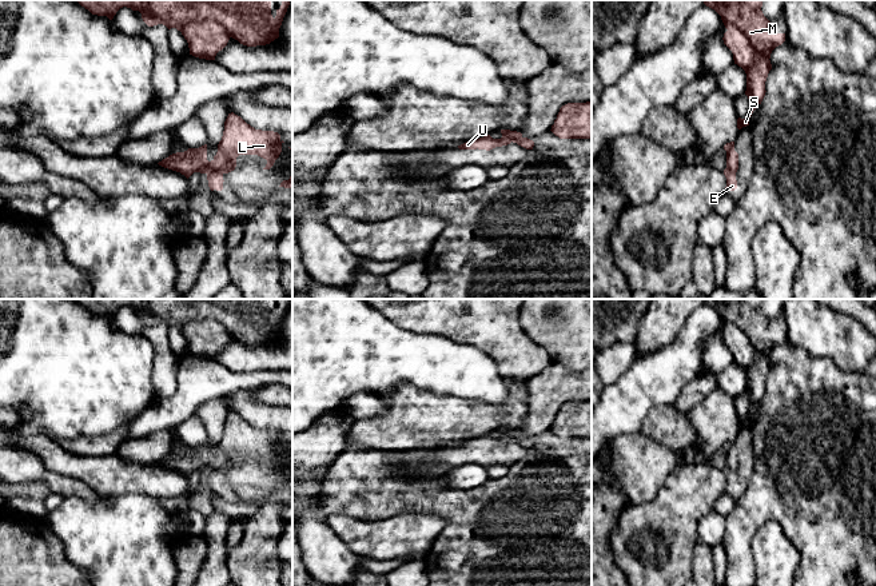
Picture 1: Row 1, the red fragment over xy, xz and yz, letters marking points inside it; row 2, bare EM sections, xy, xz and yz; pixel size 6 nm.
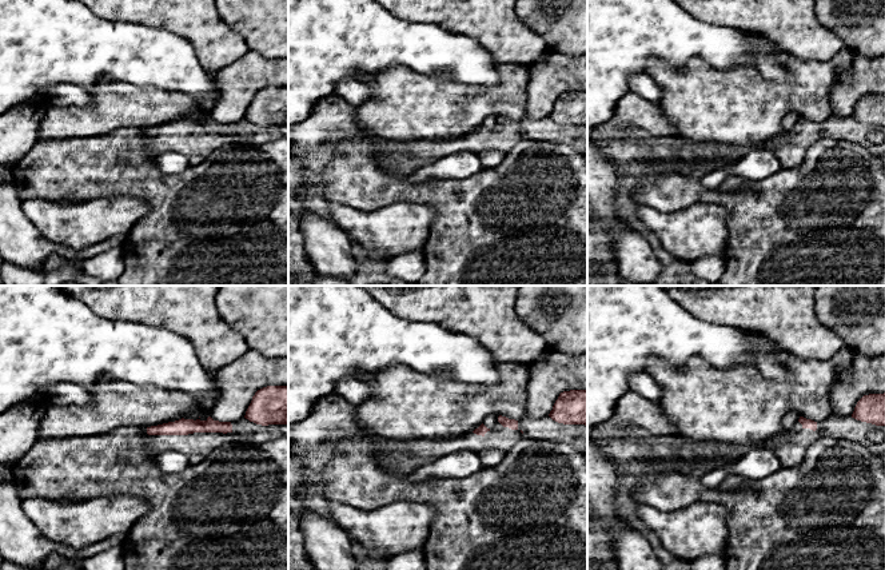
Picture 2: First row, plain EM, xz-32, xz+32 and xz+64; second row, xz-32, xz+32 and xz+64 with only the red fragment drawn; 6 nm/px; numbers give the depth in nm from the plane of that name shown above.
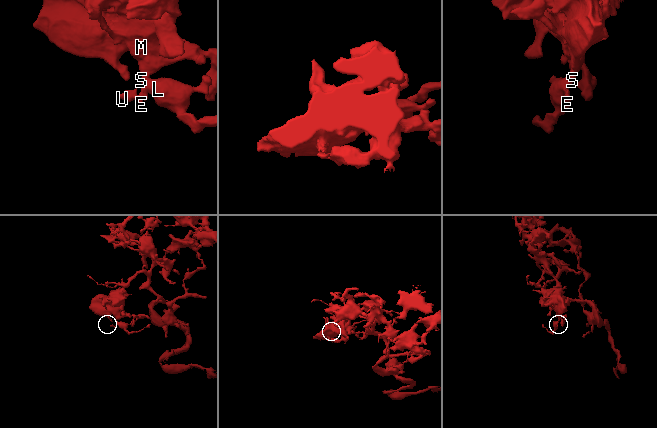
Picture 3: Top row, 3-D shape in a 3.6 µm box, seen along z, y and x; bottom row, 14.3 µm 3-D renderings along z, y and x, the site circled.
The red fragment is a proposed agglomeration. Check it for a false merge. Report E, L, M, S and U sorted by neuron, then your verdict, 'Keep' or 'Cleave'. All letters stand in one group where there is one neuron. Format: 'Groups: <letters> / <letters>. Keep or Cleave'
Groups: E L M S U. Keep

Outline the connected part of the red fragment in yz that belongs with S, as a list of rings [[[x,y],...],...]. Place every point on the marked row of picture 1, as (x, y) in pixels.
[[[704,0],[714,9],[728,29],[724,44],[732,51],[734,64],[746,73],[746,91],[750,109],[745,119],[737,119],[737,128],[749,125],[749,119],[765,96],[765,81],[772,69],[771,53],[785,41],[785,33],[771,29],[764,16],[764,0]]]

